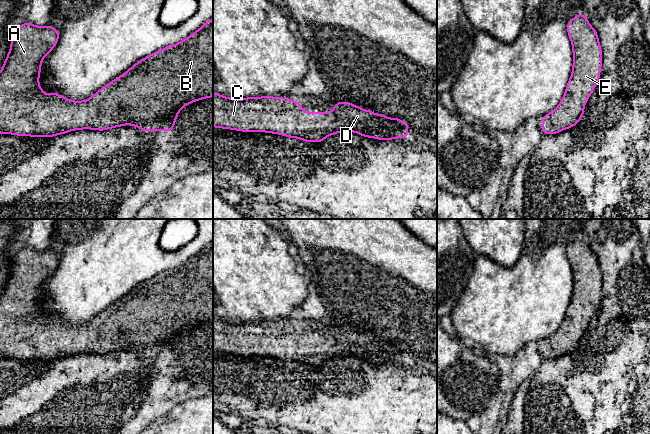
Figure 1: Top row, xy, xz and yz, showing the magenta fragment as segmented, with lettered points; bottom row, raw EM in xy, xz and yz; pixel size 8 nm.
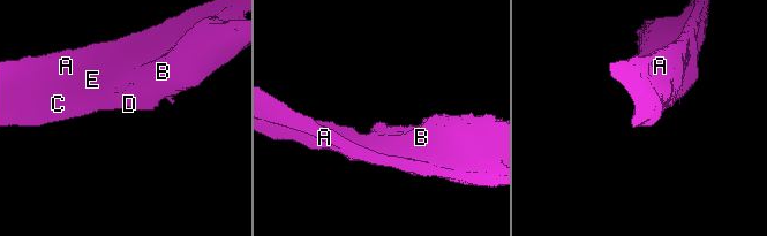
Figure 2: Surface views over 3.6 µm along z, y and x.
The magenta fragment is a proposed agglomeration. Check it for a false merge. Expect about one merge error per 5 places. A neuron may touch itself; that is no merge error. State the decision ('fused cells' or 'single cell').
single cell

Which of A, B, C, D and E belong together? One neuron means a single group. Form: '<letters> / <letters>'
A B C D E

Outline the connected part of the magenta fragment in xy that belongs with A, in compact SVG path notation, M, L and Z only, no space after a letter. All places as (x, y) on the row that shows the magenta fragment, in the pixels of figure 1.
M213 18L203 24L195 33L187 37L185 40L165 47L135 63L128 71L122 74L120 77L109 82L102 87L97 93L93 94L89 99L85 101L72 101L65 98L55 92L50 95L43 92L39 86L39 75L41 72L41 63L46 55L48 55L52 49L56 46L59 40L59 31L50 26L38 27L30 22L25 22L17 29L11 29L11 48L7 55L7 58L0 70L0 134L14 134L18 136L40 136L40 137L53 137L59 134L68 133L71 130L80 129L93 129L104 131L106 129L112 129L114 127L121 127L122 125L134 125L144 131L173 131L174 122L177 120L177 114L181 109L194 101L199 101L204 98L213 97Z

